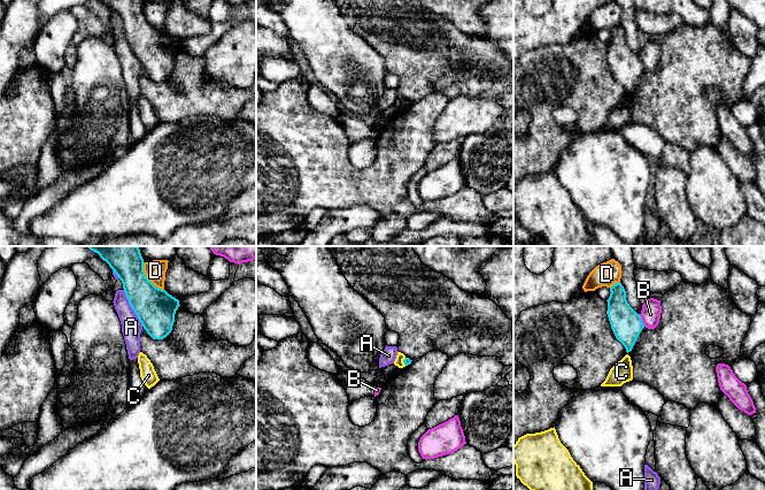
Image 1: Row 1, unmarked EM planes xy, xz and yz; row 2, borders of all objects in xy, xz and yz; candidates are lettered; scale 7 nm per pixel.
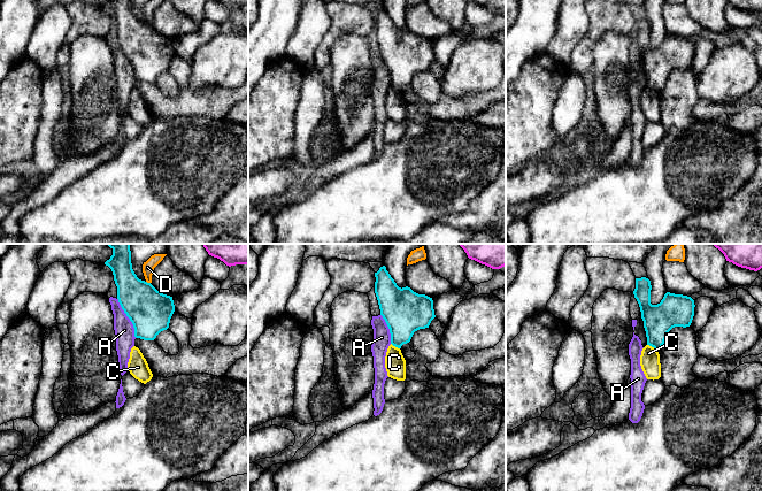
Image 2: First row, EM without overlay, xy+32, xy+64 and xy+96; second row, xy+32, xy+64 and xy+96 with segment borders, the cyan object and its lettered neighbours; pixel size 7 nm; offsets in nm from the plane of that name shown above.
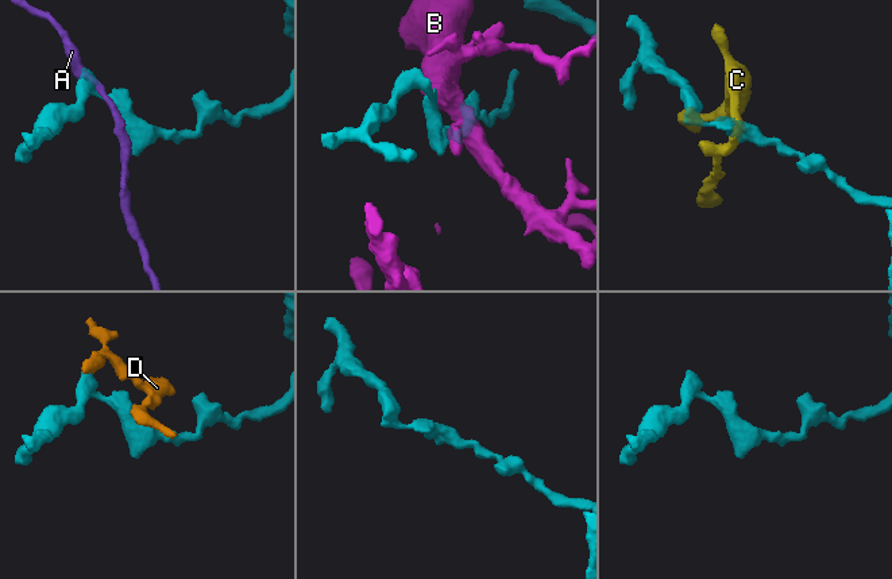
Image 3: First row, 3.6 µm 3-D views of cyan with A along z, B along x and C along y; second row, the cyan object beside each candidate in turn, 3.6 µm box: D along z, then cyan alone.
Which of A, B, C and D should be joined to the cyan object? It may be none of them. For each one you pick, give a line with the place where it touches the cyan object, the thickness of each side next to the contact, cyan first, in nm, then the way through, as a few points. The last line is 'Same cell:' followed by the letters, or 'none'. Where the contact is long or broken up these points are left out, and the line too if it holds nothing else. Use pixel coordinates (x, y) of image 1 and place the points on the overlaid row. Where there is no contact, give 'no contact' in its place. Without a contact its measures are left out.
Same cell: none

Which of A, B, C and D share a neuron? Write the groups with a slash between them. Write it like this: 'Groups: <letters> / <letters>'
Groups: A / B / C / D

